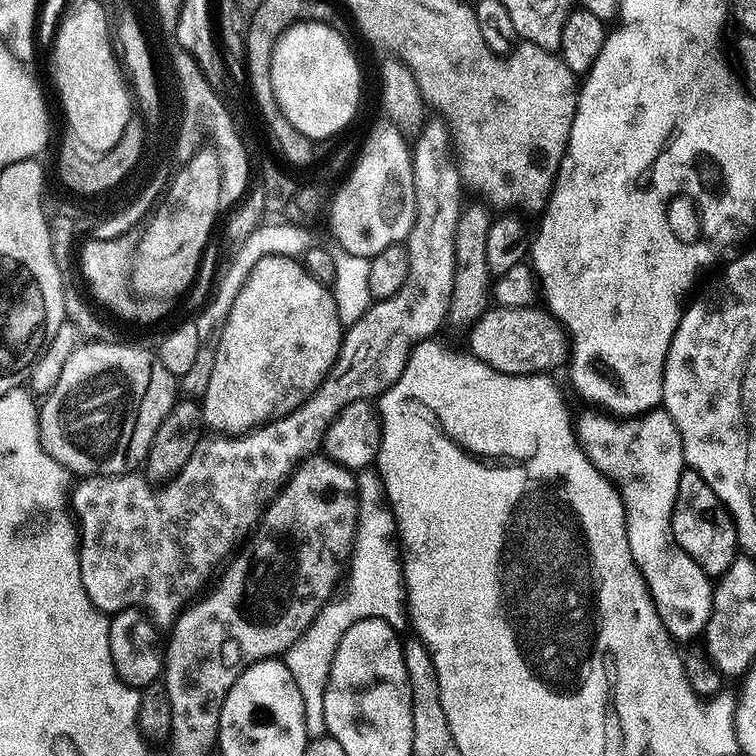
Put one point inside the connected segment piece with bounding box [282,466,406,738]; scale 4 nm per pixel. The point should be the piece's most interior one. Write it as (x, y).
(376, 589)

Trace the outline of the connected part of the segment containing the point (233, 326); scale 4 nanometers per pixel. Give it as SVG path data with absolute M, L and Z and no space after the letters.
M265 254L254 266L254 270L250 270L242 290L238 290L238 298L234 298L234 302L230 306L230 314L224 319L224 327L220 329L214 341L216 345L214 371L210 374L210 386L206 386L202 397L205 425L216 434L243 434L251 432L252 429L258 428L278 416L290 414L298 406L302 406L302 402L309 400L317 386L324 381L326 374L334 366L337 356L340 355L341 339L342 325L337 318L336 300L332 297L329 285L318 283L314 277L305 271L303 263L299 259L291 256Z

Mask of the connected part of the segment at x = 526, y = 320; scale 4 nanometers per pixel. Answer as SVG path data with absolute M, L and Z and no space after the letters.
M536 306L489 307L469 329L467 349L472 356L500 373L519 376L552 372L568 356L568 339L551 313Z

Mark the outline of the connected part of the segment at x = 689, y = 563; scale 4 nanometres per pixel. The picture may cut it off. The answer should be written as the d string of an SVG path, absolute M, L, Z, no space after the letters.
M663 407L653 408L652 411L639 416L623 420L612 419L609 415L584 416L575 421L574 427L580 439L580 445L585 454L594 462L596 469L603 472L620 491L620 497L624 502L624 517L626 518L626 538L630 542L630 554L642 574L642 578L648 587L648 593L656 604L656 613L664 624L665 631L673 641L692 640L703 633L712 613L713 581L694 562L692 556L678 546L672 529L672 515L674 514L674 502L678 498L678 482L686 471L684 463L684 451L682 450L682 438L678 434L678 426L665 412Z

